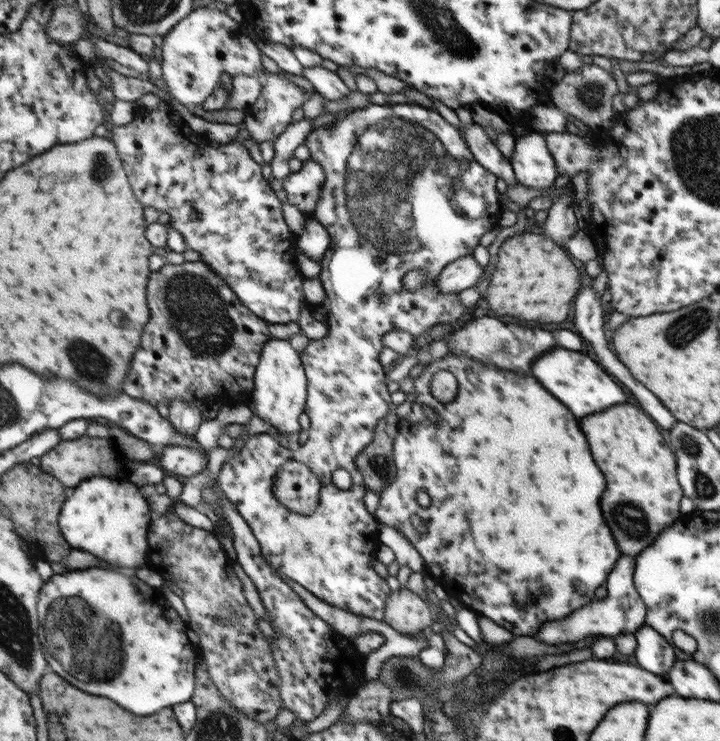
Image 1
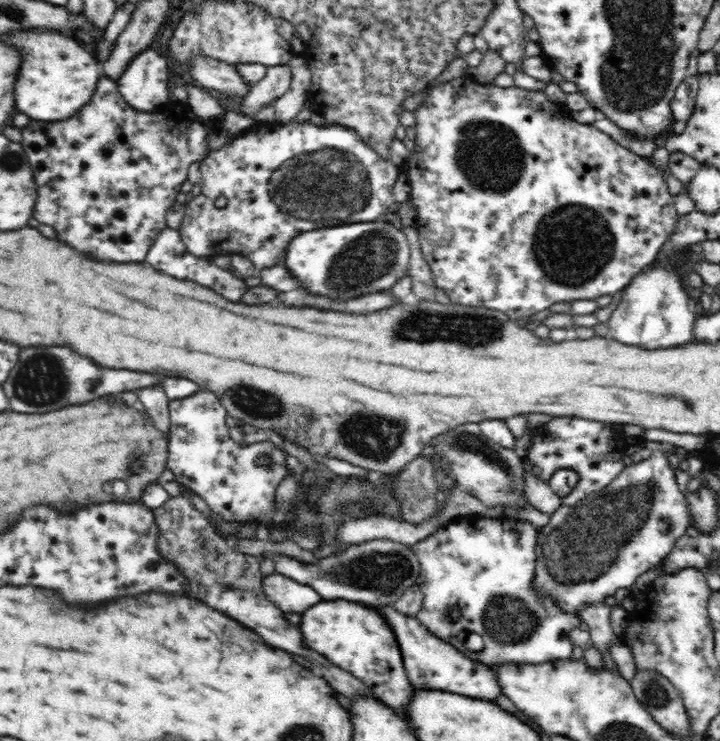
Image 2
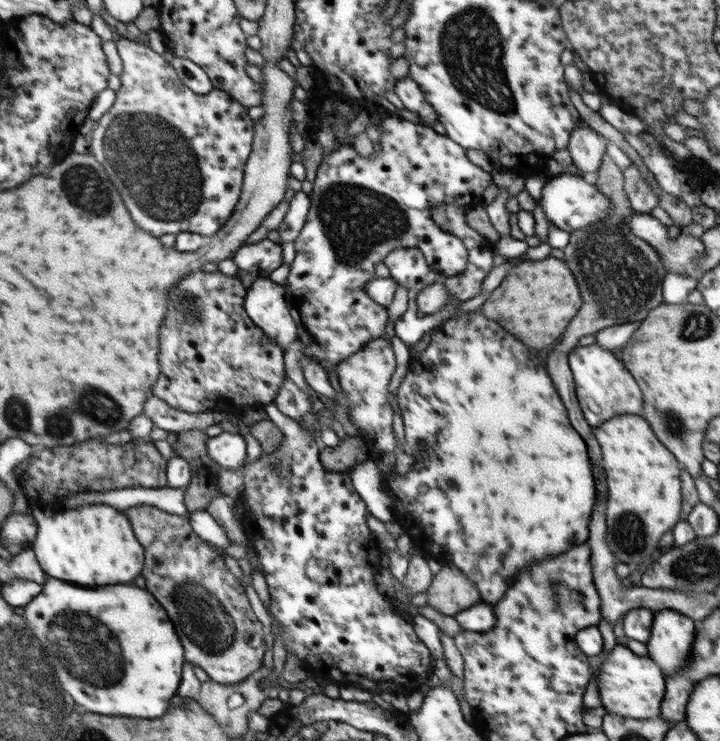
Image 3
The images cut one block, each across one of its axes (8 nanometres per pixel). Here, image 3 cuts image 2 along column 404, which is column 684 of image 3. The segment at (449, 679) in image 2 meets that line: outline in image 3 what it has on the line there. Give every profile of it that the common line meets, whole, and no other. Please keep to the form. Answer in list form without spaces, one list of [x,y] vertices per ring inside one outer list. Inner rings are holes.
[[[666,610],[654,613],[651,635],[645,642],[648,657],[668,676],[684,668],[694,642],[694,622],[684,614]]]

